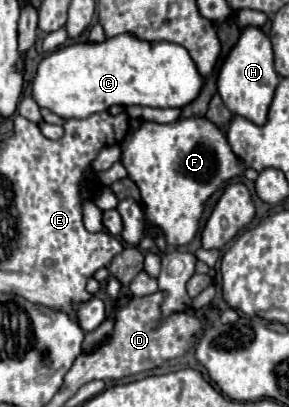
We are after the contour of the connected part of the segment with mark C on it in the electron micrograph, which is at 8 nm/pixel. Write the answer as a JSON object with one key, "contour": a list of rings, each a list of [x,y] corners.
{"contour":[[[116,35],[104,43],[74,43],[50,53],[38,65],[38,73],[32,83],[32,97],[42,109],[50,109],[60,117],[86,119],[94,113],[106,111],[112,105],[144,105],[144,107],[174,107],[182,109],[190,105],[202,91],[204,77],[200,75],[190,53],[176,43],[146,43],[134,35]]]}

